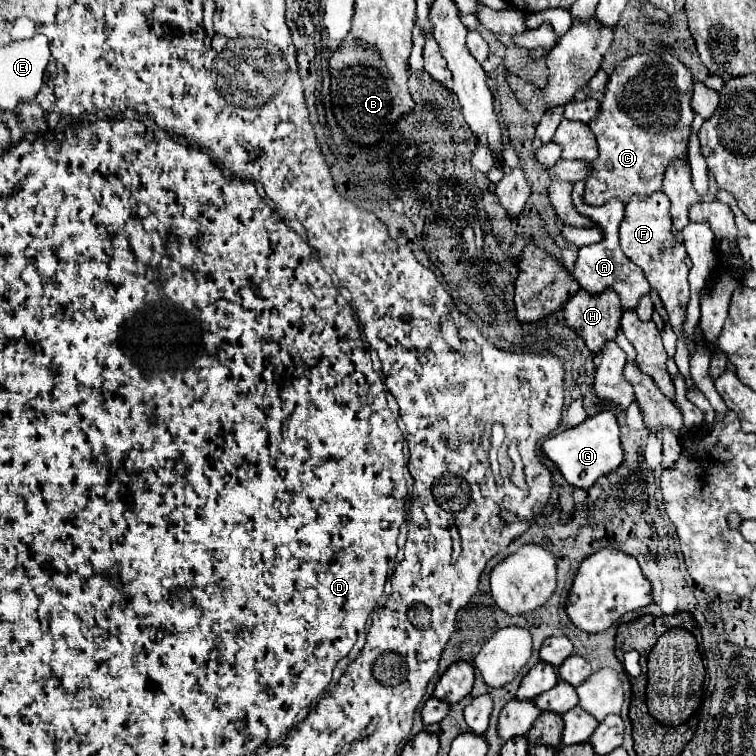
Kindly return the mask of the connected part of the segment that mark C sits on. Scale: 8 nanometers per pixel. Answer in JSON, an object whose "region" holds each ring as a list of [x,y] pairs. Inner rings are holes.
{"region":[[[670,54],[630,56],[620,62],[620,70],[614,68],[606,84],[604,100],[600,102],[600,114],[588,124],[598,142],[598,158],[588,162],[592,174],[584,182],[584,204],[602,206],[612,198],[628,204],[632,196],[650,196],[652,192],[662,190],[662,178],[668,164],[676,158],[688,158],[688,140],[694,120],[694,112],[690,108],[692,86],[694,80],[690,70]]]}

